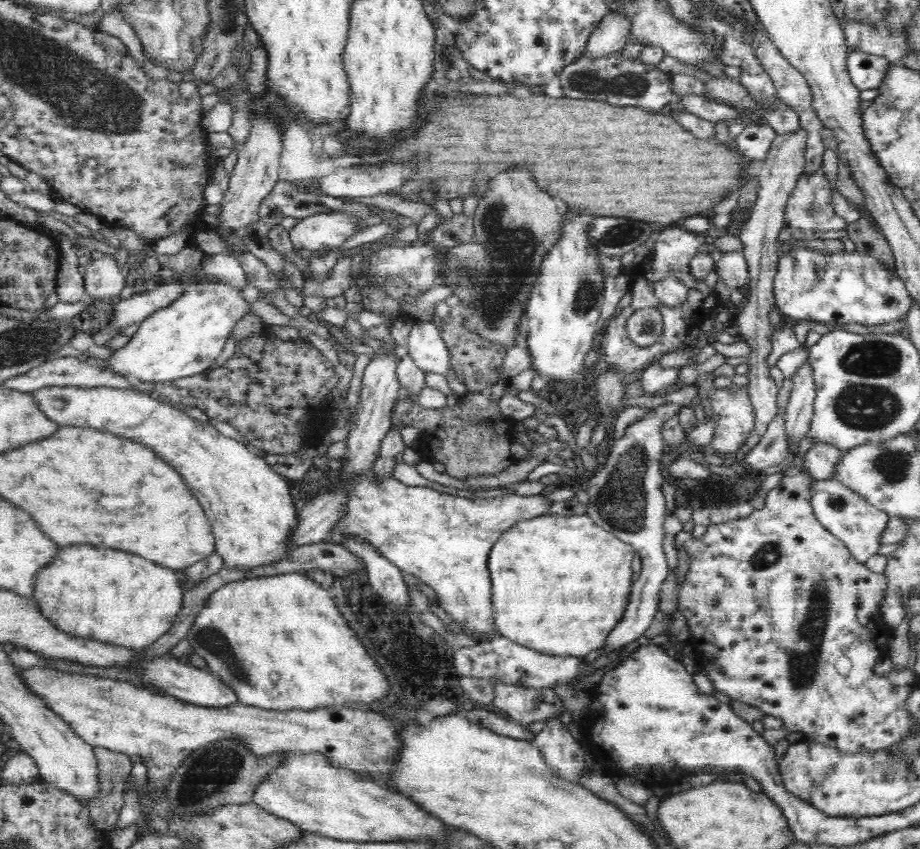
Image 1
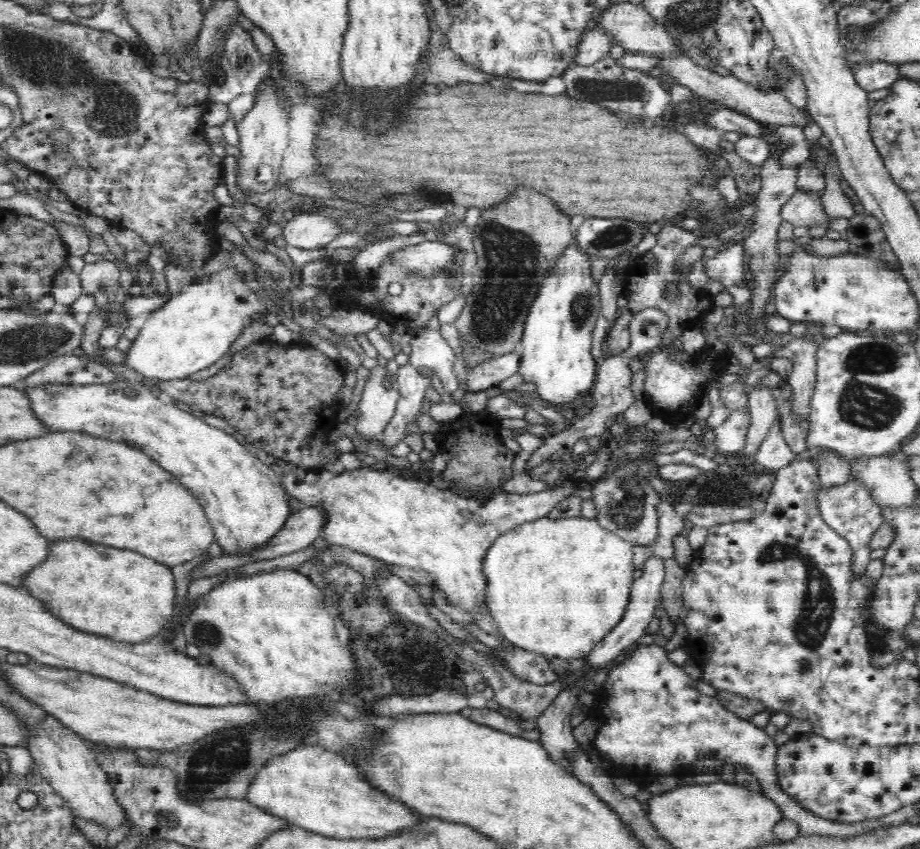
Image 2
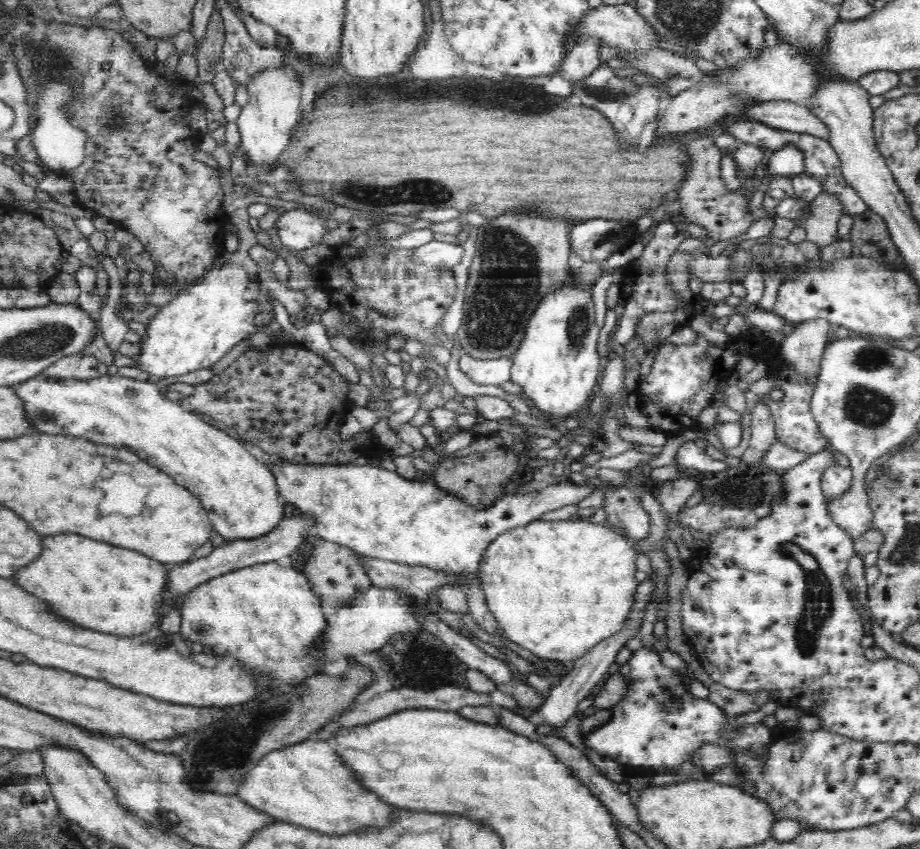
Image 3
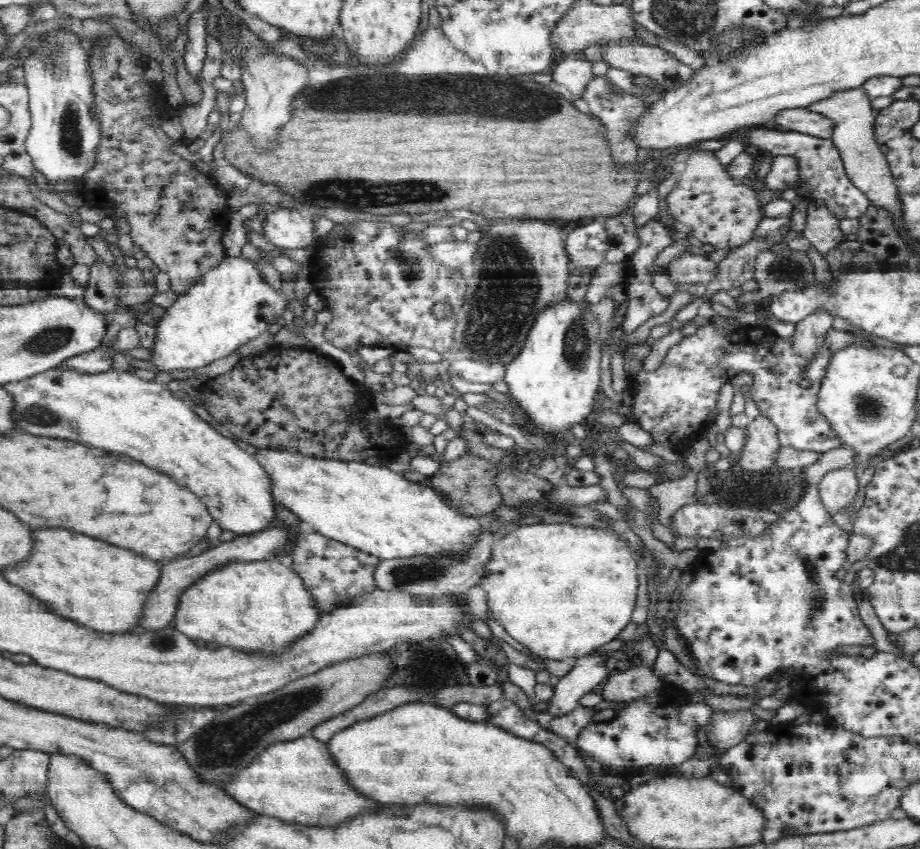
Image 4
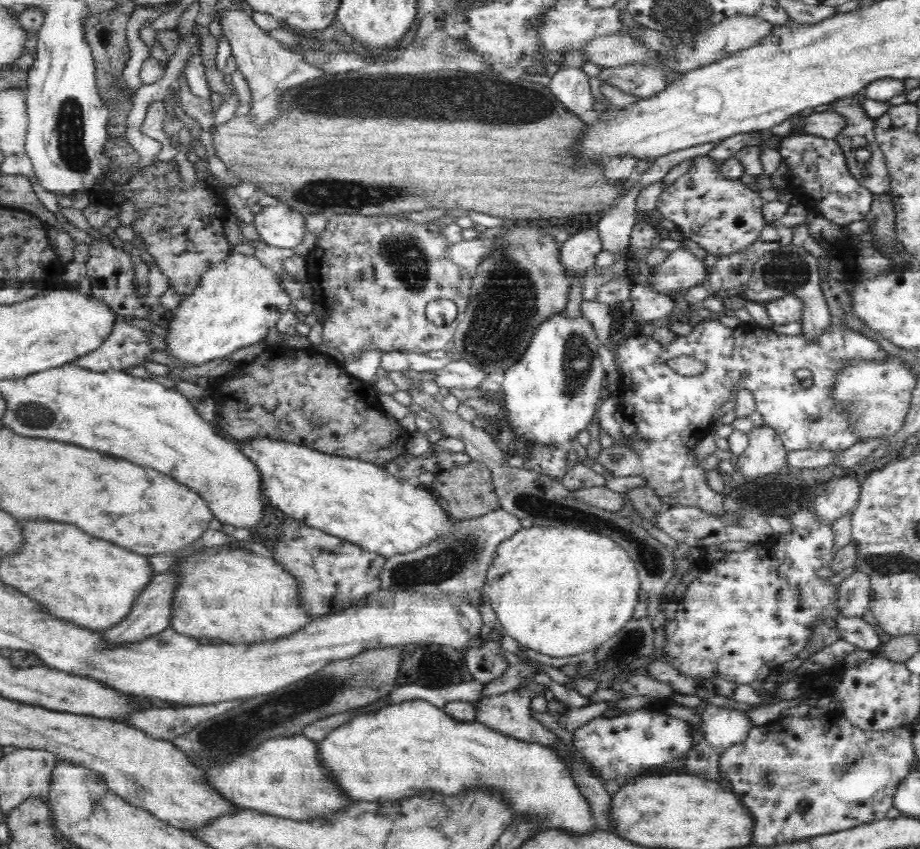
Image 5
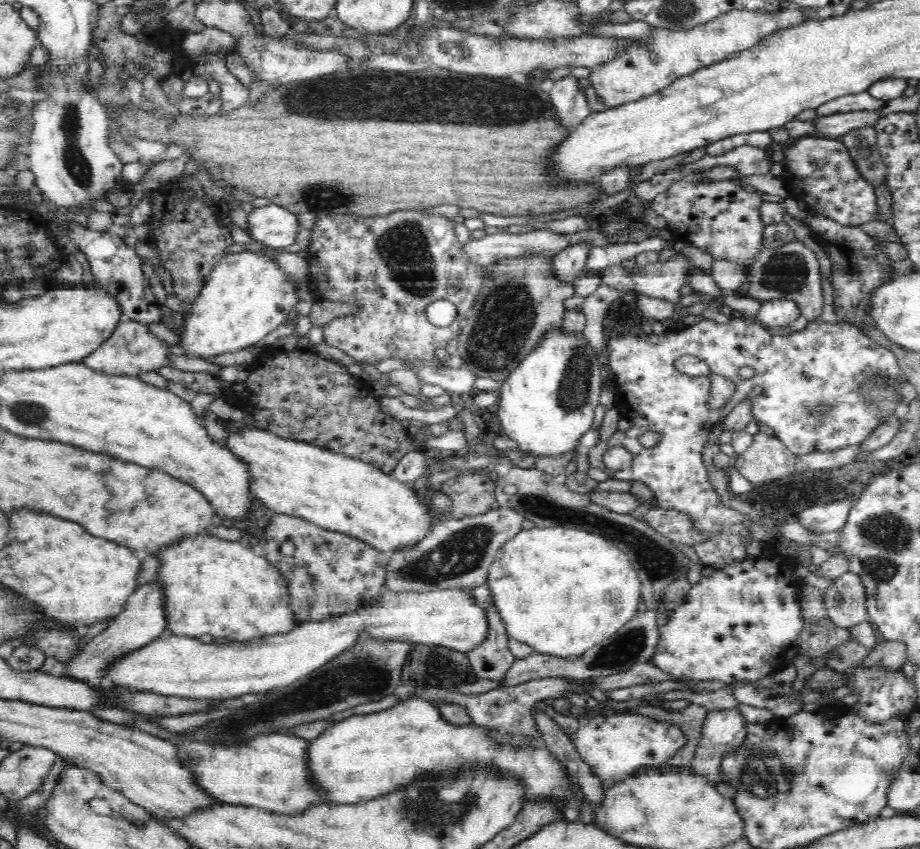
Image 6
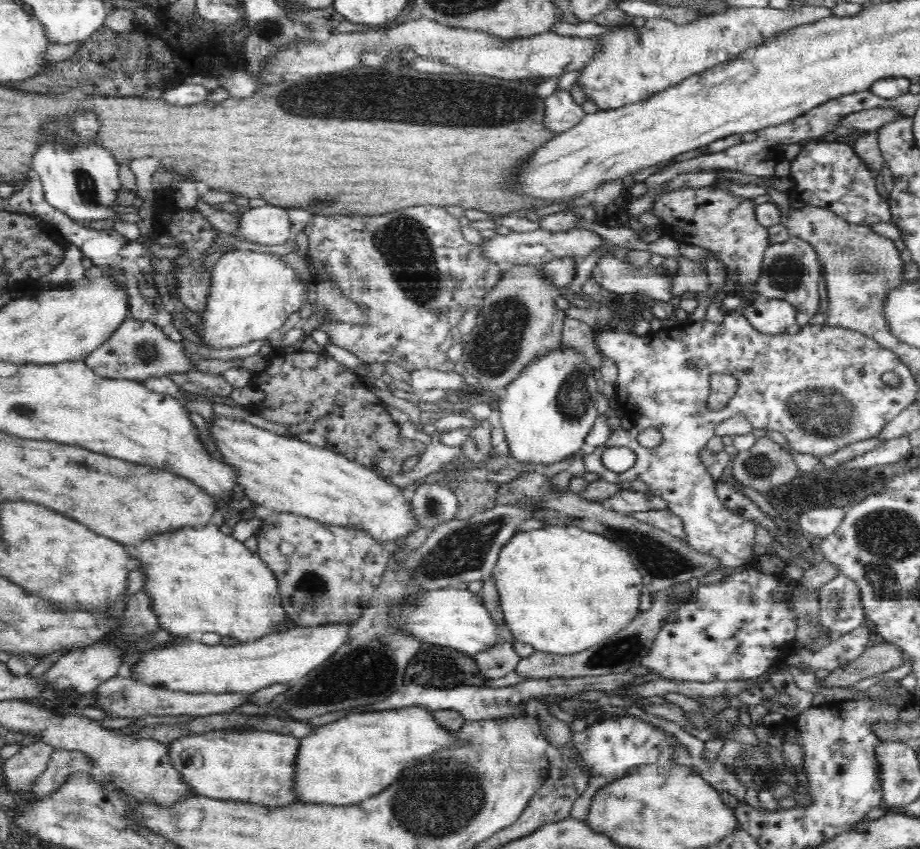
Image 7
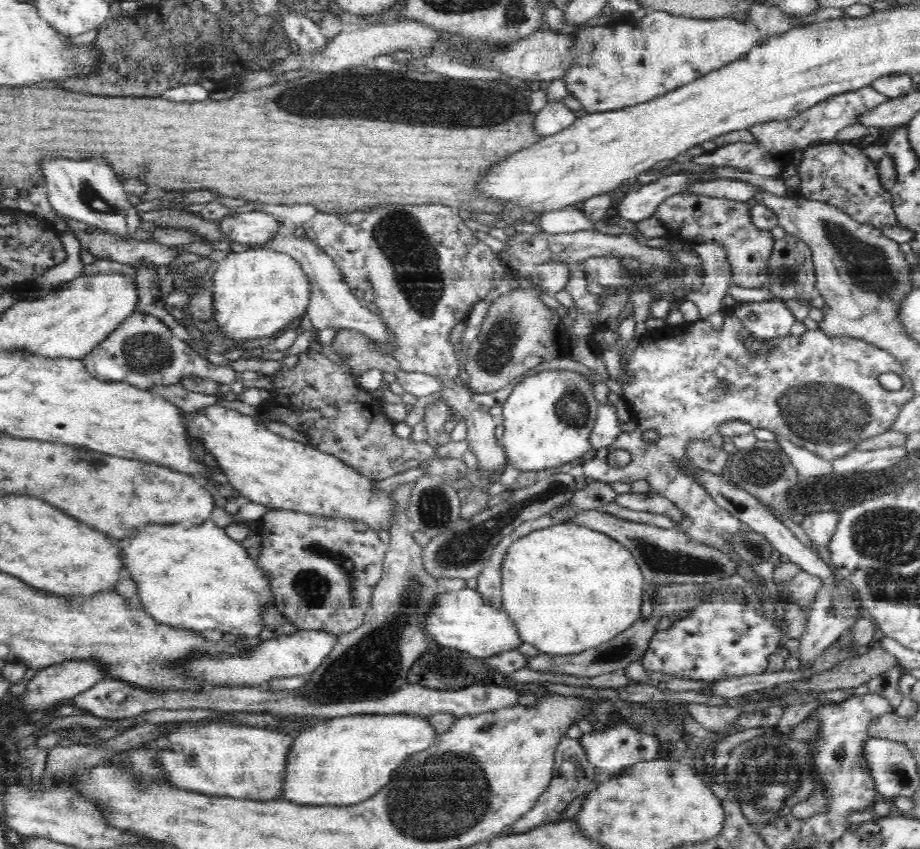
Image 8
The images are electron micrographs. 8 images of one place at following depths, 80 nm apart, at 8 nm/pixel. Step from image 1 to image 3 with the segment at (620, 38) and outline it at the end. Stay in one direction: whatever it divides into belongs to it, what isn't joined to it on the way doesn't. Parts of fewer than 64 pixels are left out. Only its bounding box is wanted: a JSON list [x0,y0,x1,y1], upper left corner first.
[558,38,604,86]

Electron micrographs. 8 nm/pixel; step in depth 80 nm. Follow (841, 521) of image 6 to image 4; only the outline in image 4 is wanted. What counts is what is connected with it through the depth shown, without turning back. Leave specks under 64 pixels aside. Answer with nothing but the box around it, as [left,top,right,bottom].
[818,467,859,515]

